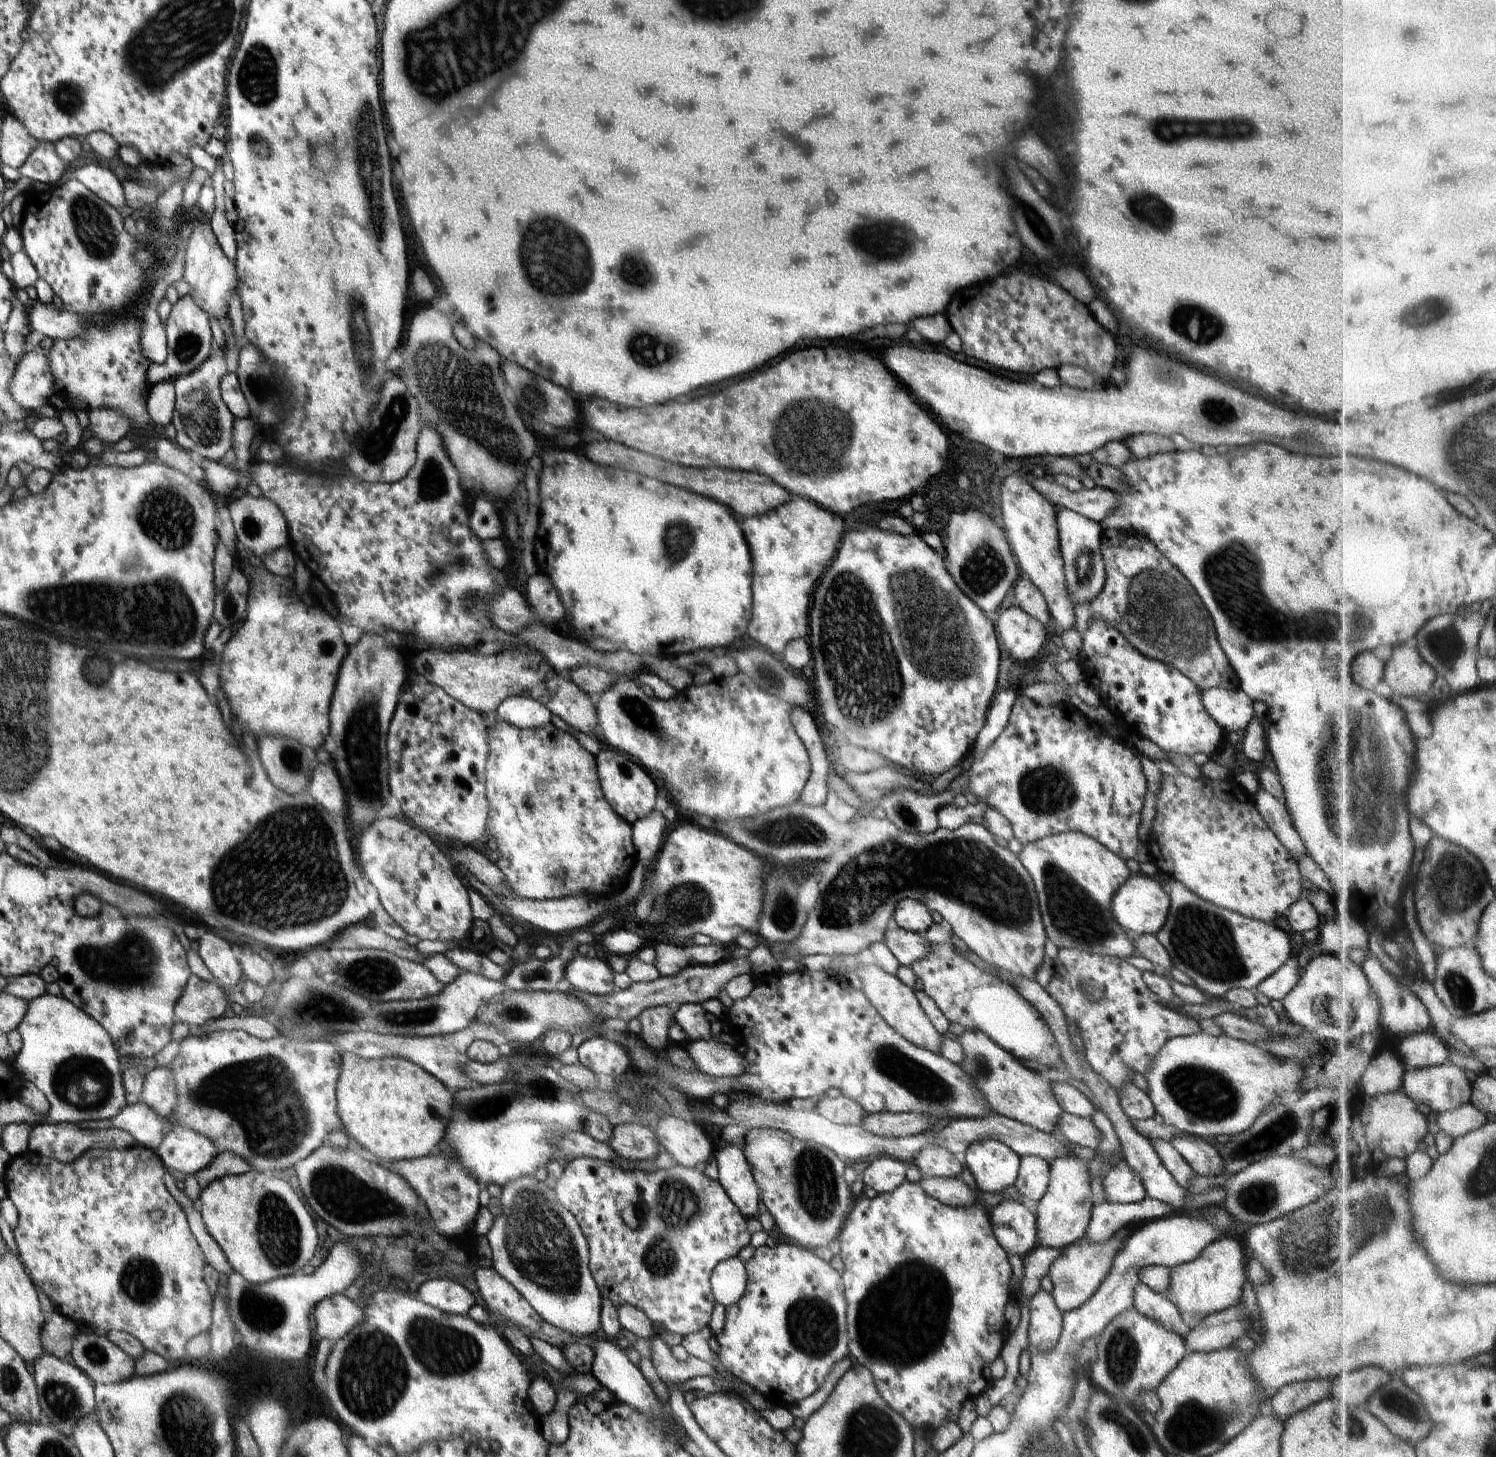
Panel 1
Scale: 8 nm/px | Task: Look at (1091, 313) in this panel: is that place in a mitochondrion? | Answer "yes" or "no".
no

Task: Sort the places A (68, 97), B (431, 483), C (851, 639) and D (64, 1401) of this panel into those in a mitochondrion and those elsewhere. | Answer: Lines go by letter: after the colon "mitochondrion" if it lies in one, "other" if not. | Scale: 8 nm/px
A: mitochondrion
B: mitochondrion
C: mitochondrion
D: mitochondrion

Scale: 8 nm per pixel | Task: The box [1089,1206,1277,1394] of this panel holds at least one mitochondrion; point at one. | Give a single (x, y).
(1121, 1350)

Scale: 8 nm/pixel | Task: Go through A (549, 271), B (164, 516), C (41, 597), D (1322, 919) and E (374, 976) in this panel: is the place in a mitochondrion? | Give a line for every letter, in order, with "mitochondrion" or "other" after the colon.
A: mitochondrion
B: mitochondrion
C: mitochondrion
D: other
E: mitochondrion

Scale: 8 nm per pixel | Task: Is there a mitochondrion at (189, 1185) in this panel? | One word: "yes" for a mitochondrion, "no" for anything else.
no

